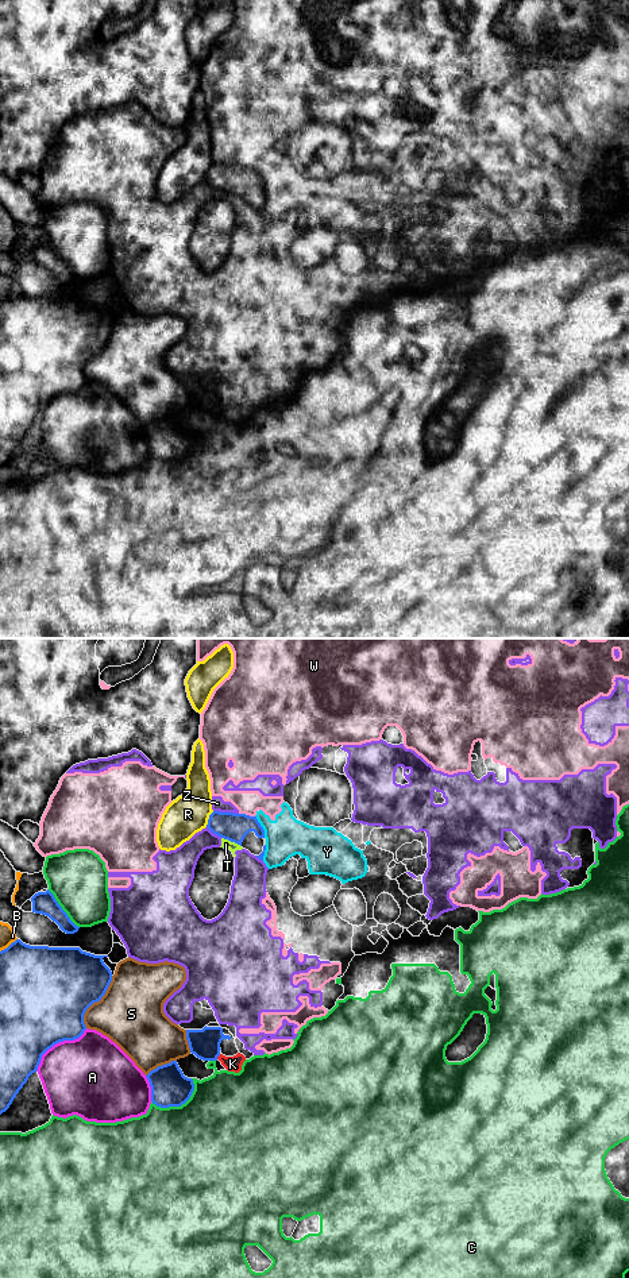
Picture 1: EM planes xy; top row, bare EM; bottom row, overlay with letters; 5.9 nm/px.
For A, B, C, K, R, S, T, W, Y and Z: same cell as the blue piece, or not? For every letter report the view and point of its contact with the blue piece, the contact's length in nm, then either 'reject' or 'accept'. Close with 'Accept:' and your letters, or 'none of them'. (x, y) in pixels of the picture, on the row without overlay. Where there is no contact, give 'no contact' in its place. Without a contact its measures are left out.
A: contact xy (57, 394); length 400 nm; reject
B: contact xy (10, 297); length 130 nm; reject
C: contact xy (178, 458); length 300 nm; reject
K: contact xy (217, 408); length 40 nm; reject
R: contact xy (208, 172); length 110 nm; reject
S: contact xy (96, 354); length 360 nm; reject
T: contact xy (231, 193); length 130 nm; reject
W: contact xy (247, 168); length 100 nm; reject
Y: contact xy (261, 178); length 150 nm; reject
Z: contact xy (226, 165); length 150 nm; reject
Accept: none of them

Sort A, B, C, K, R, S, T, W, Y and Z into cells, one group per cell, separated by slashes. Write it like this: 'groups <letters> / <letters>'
groups A / B / C / K T W Y Z / R / S

